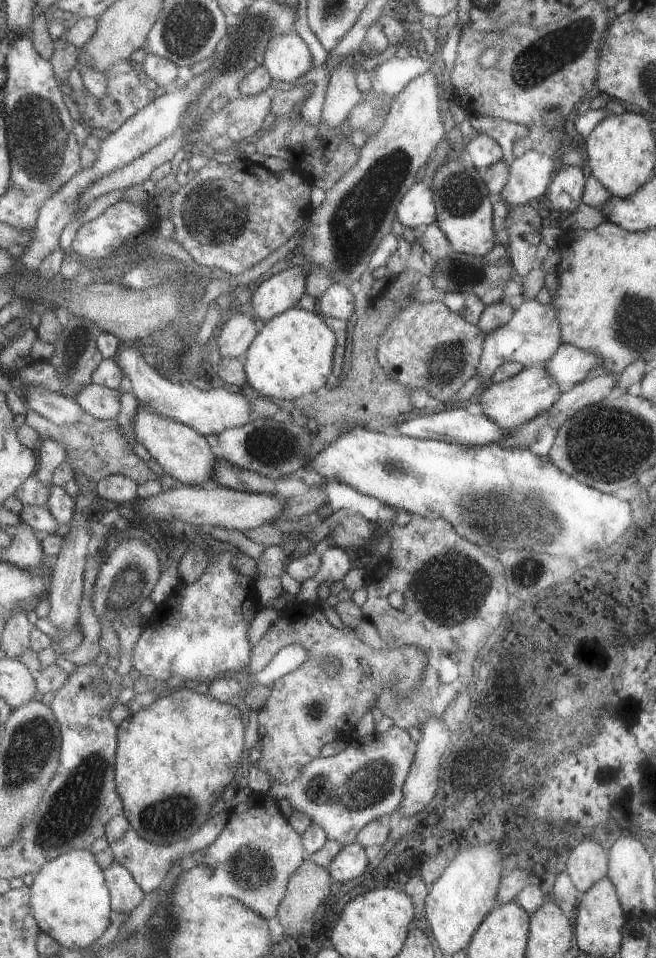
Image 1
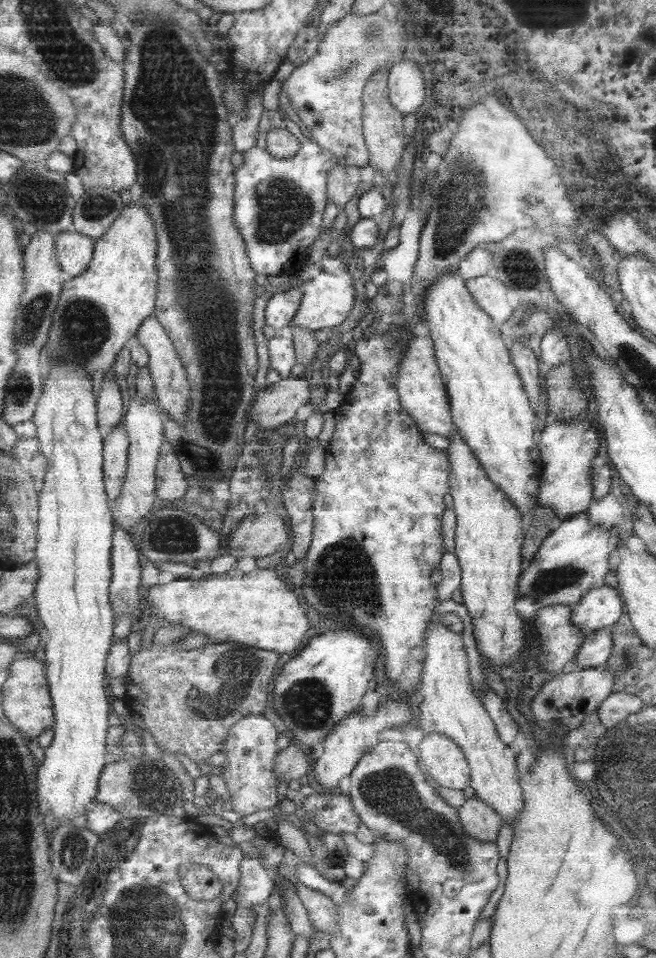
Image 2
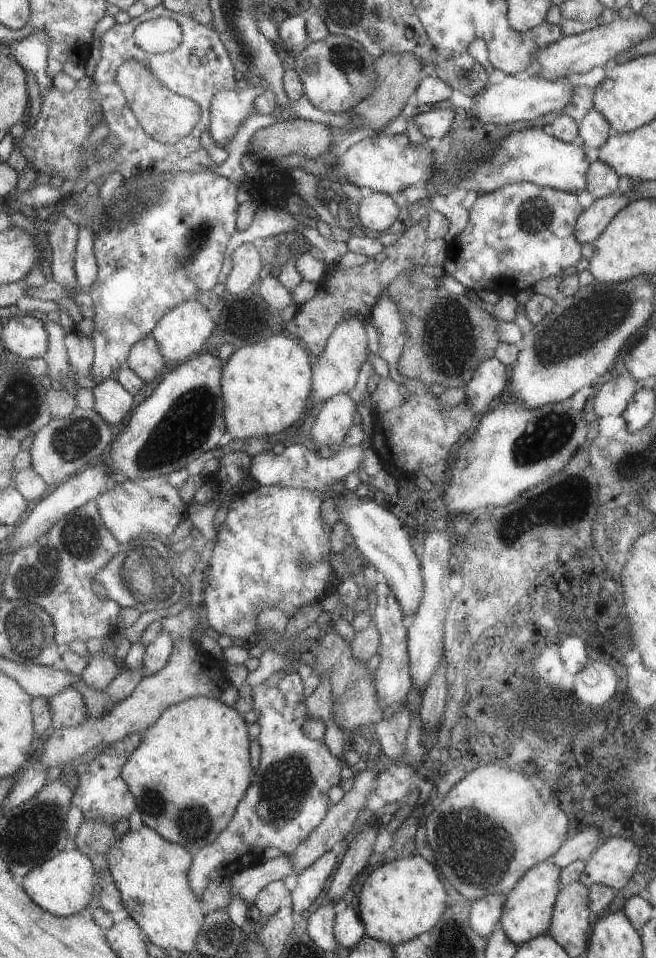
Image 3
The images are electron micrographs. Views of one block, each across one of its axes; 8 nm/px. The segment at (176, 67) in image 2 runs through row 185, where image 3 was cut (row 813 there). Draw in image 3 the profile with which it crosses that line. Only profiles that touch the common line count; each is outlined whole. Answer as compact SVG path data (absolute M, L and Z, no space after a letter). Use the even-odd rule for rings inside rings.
M208 696L191 697L168 708L168 710L164 712L164 715L143 733L144 735L139 748L129 757L122 771L123 780L127 782L129 788L131 788L131 792L133 792L133 796L135 796L137 800L136 808L139 809L142 815L142 822L160 833L160 835L167 840L179 843L181 846L188 848L194 855L208 844L215 842L221 832L223 832L233 820L233 817L236 815L237 807L240 806L240 802L244 799L249 787L252 786L251 772L253 772L253 770L251 770L251 758L249 758L249 756L251 756L252 738L249 736L249 732L247 732L249 726L250 724L245 721L243 714L238 711L237 708L223 704L218 698Z

